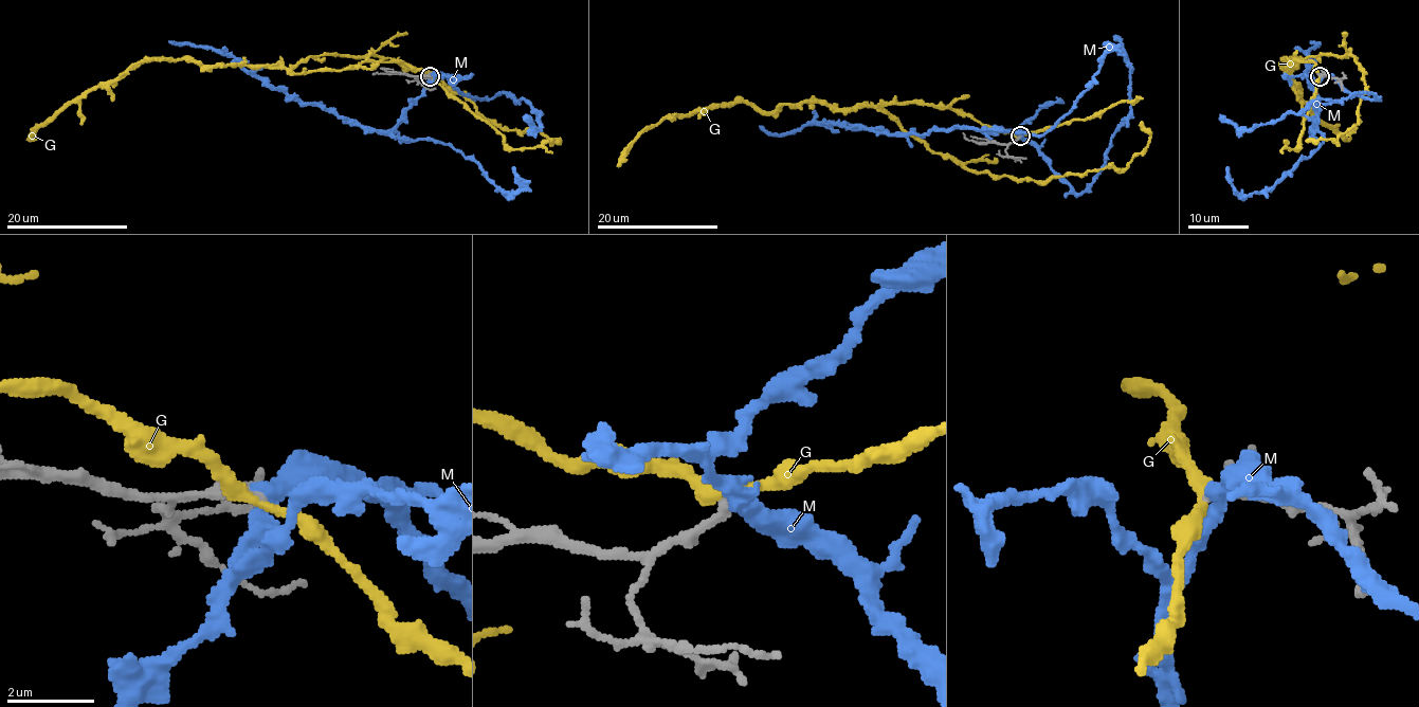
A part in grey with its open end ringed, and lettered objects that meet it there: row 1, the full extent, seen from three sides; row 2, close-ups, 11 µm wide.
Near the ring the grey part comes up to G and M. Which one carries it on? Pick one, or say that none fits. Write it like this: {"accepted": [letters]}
{"accepted": []}

